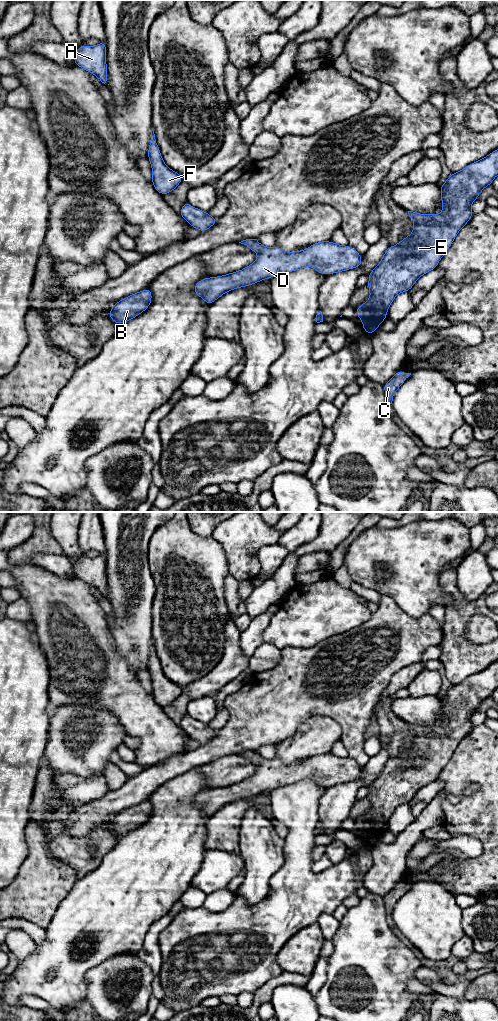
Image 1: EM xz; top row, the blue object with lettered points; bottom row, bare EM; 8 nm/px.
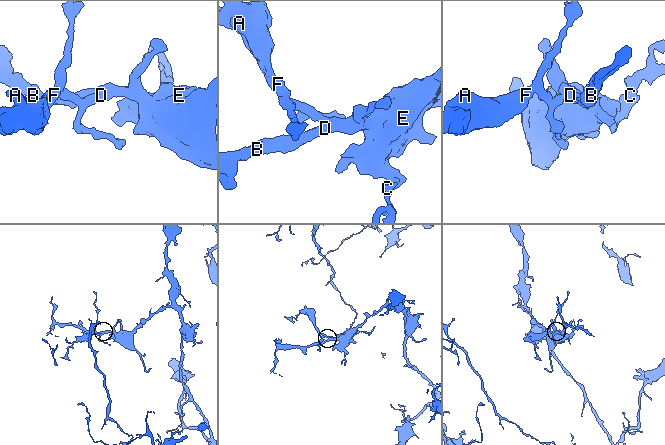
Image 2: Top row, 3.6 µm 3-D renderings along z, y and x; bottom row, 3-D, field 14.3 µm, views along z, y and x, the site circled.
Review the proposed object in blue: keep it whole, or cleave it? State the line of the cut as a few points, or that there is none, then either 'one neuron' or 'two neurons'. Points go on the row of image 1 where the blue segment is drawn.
no cut | one neuron

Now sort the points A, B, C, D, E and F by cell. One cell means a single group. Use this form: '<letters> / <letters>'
A B C D E F

